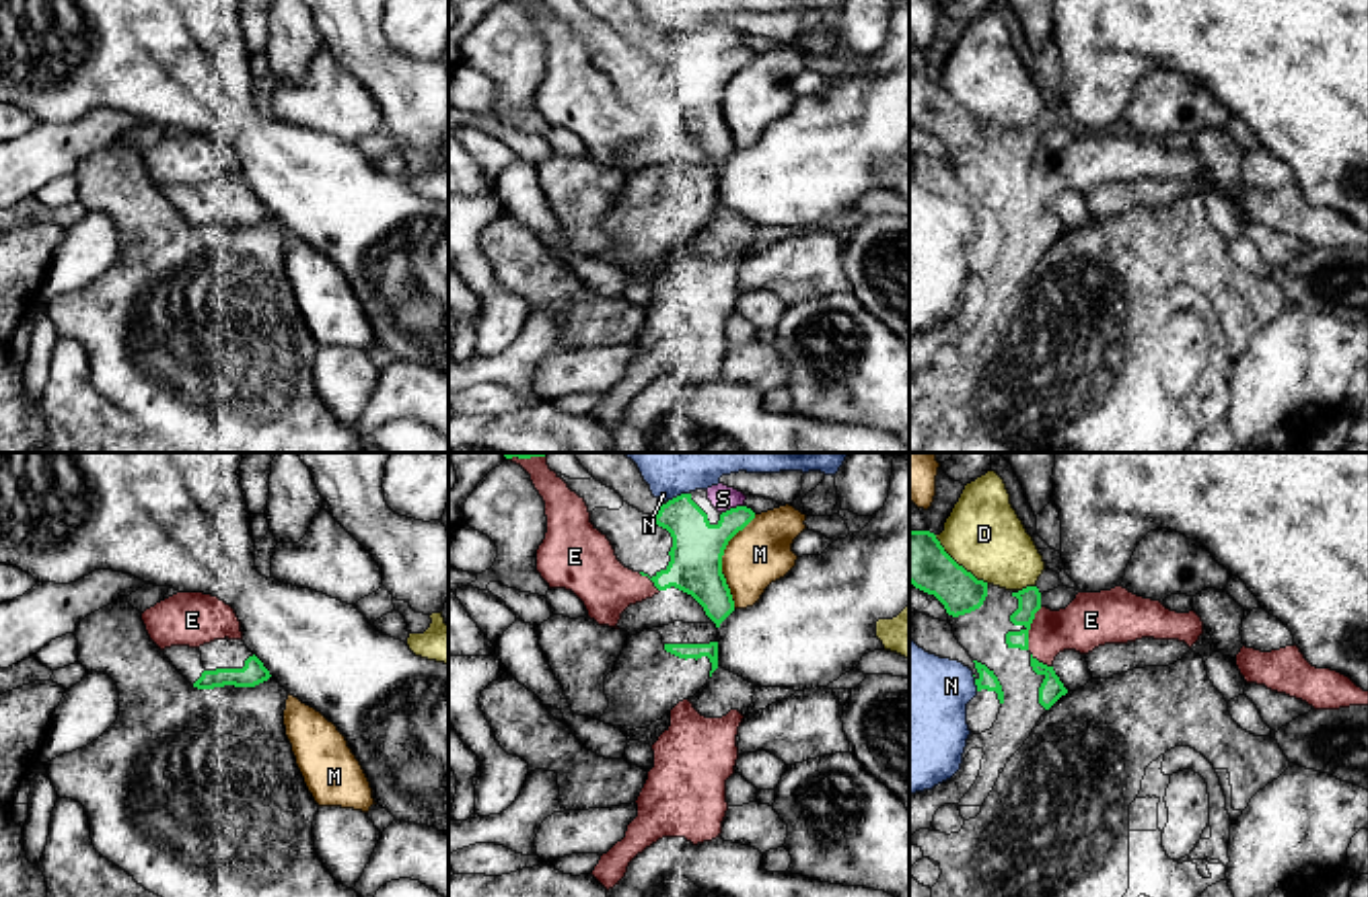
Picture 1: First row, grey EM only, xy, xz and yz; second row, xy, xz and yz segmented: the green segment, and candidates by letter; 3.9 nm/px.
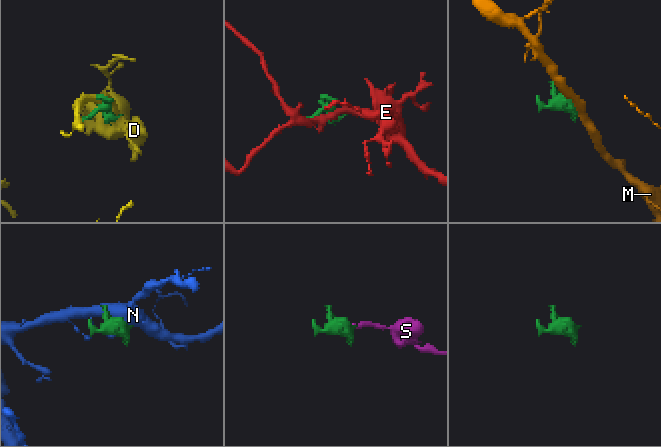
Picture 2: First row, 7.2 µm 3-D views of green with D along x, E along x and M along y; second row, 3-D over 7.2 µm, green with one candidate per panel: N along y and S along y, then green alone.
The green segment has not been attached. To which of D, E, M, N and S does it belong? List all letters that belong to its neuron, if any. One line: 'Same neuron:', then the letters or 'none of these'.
Same neuron: none of these

